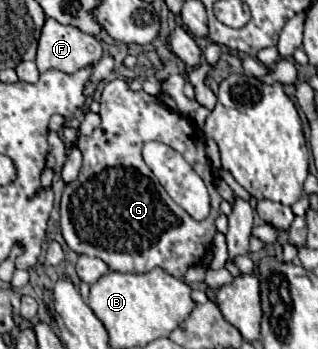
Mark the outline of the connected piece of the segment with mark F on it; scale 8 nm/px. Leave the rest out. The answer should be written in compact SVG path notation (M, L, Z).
M52 18L46 20L36 54L40 72L60 70L64 74L74 74L80 68L96 64L100 58L102 46L94 36L80 32L74 26L64 26Z

